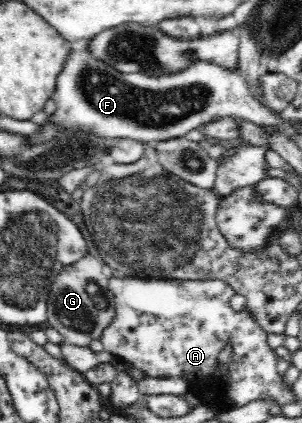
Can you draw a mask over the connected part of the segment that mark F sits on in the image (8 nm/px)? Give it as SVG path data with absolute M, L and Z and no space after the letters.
M88 47L78 52L69 48L52 99L56 104L53 119L42 124L38 132L30 133L26 138L28 143L55 139L62 131L86 131L104 138L128 138L153 144L184 137L190 130L224 117L244 119L258 126L278 126L282 122L280 115L268 111L254 98L238 69L228 70L200 60L164 76L128 74L96 60Z

